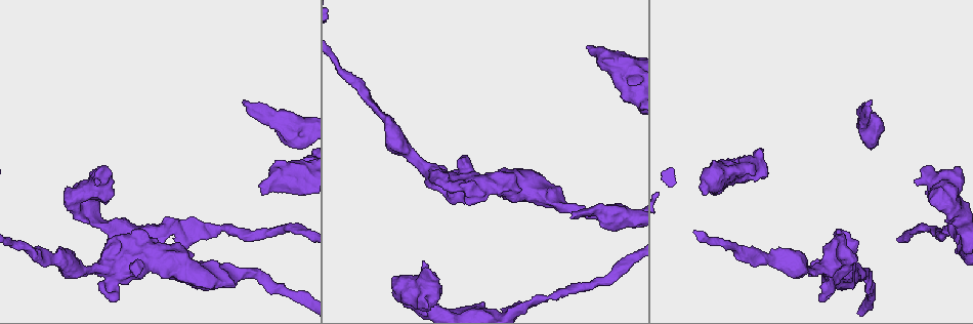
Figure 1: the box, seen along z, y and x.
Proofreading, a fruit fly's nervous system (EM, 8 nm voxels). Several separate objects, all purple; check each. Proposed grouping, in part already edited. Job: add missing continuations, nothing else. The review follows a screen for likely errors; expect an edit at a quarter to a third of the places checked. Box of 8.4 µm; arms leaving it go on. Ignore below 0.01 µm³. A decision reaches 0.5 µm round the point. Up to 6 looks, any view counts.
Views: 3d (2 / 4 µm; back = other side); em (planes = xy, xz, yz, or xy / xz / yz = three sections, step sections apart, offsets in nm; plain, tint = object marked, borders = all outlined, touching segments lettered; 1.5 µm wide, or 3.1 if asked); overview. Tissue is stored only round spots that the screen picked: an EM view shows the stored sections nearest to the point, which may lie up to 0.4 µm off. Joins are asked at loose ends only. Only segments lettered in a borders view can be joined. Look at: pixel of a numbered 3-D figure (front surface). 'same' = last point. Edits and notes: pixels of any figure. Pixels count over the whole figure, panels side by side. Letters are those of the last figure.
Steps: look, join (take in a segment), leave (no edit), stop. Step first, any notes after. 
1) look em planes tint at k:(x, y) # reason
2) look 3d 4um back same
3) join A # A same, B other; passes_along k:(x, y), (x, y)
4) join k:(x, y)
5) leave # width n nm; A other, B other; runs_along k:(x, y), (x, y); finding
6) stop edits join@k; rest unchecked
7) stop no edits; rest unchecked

look em yz step 4 tint at 1:(423, 261)

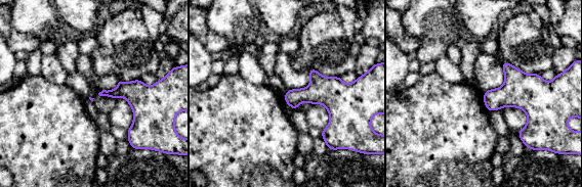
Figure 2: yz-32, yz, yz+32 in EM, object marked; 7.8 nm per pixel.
look em planes borders same # cut it another way

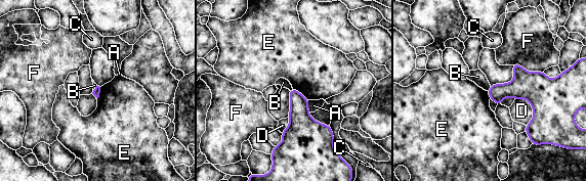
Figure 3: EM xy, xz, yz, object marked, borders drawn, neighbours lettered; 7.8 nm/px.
leave # A other, B other, C other, D other, E other, F other; border 3:(293, 88), (308, 99); none of them fits

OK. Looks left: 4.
look 3d 2um at 1:(244, 101) # free end

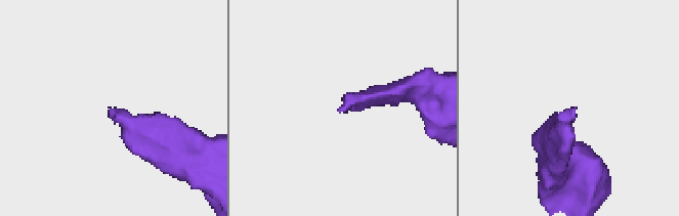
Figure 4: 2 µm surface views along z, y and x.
look em xy step 4 tint at 4:(112, 112)

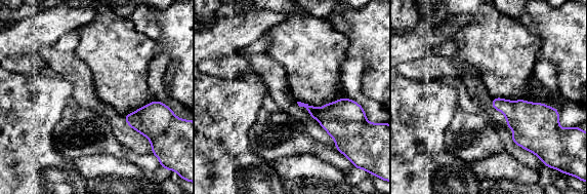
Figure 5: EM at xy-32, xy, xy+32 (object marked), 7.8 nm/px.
look em planes borders same # another direction

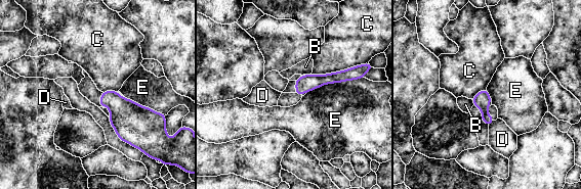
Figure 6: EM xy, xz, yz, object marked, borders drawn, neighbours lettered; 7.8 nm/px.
leave # B other, C other, D other, E other; runs_along 6:(353, 77), (308, 82), (298, 91); none of them fits

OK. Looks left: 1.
stop no edits; rest unchecked

